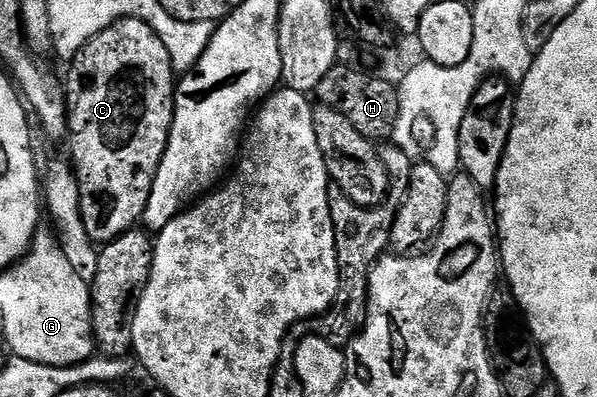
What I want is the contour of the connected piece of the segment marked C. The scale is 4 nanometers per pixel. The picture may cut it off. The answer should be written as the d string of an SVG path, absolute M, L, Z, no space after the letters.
M121 18L118 22L113 22L104 32L100 32L90 43L81 50L77 56L69 63L70 71L64 74L64 85L66 88L66 112L68 115L68 143L70 142L70 154L74 175L78 180L79 204L82 209L84 228L87 229L88 236L95 244L105 244L116 240L126 230L137 227L142 222L142 214L146 210L146 205L152 192L152 184L156 180L156 172L162 163L164 152L168 148L170 139L170 129L174 119L174 92L176 89L176 75L172 68L172 60L168 56L168 48L164 48L164 40L144 20L139 18Z

